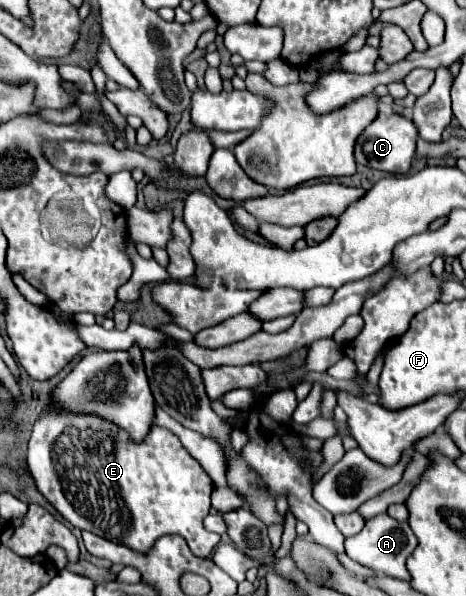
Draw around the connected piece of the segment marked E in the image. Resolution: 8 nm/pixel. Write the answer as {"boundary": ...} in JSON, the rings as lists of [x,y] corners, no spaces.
{"boundary":[[[49,400],[33,426],[27,462],[39,492],[59,510],[63,518],[81,530],[129,546],[137,552],[147,552],[155,538],[163,534],[179,534],[199,558],[207,558],[221,540],[219,534],[213,534],[203,526],[203,518],[211,508],[209,496],[213,490],[213,480],[187,452],[181,440],[163,426],[153,424],[147,436],[135,442],[127,430],[115,426],[115,422],[105,422],[105,418],[99,418],[97,414],[71,414],[55,408]]]}

